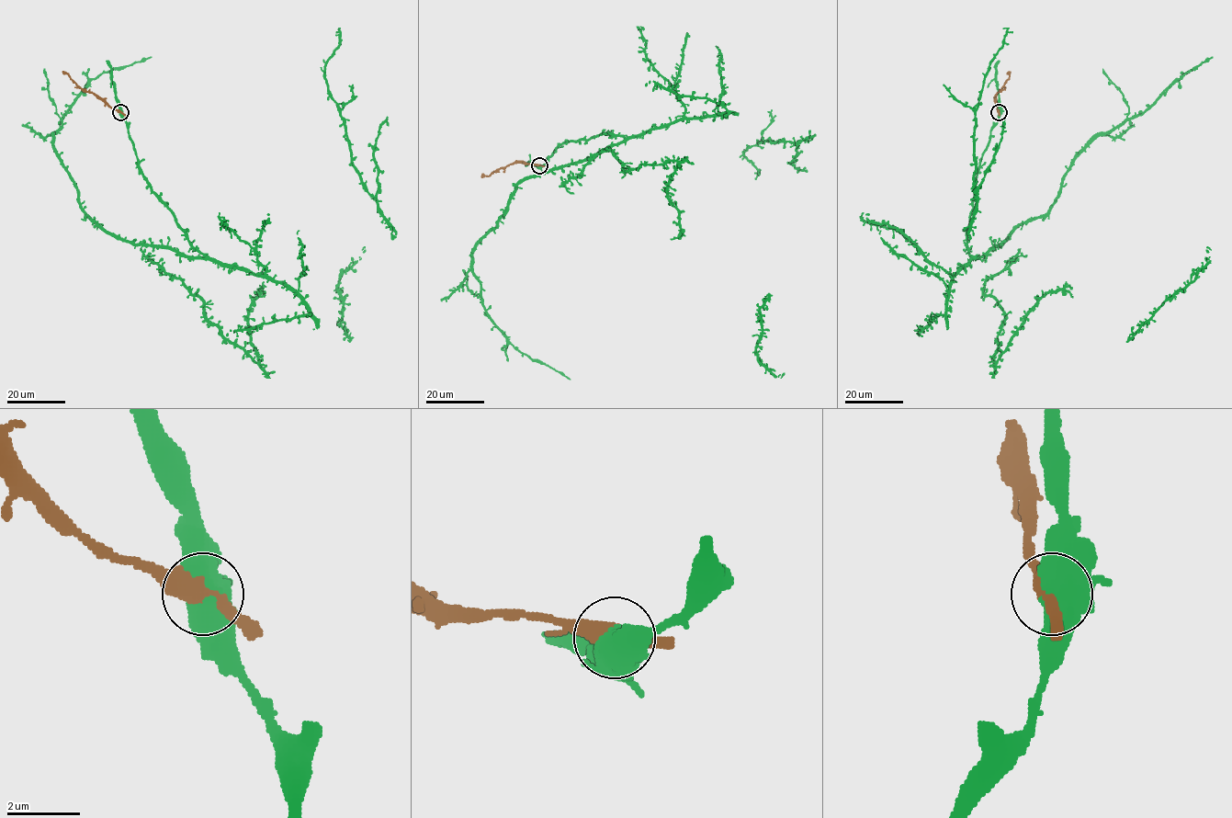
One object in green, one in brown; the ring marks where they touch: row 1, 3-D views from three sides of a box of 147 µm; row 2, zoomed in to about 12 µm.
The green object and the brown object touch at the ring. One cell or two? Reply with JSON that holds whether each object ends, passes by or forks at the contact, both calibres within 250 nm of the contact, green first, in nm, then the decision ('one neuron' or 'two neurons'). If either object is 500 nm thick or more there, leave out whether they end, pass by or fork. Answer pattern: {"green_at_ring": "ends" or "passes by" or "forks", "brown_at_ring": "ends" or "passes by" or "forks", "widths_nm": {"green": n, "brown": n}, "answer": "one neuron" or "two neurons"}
{"widths_nm": {"green": 950, "brown": 420}, "answer": "two neurons"}

